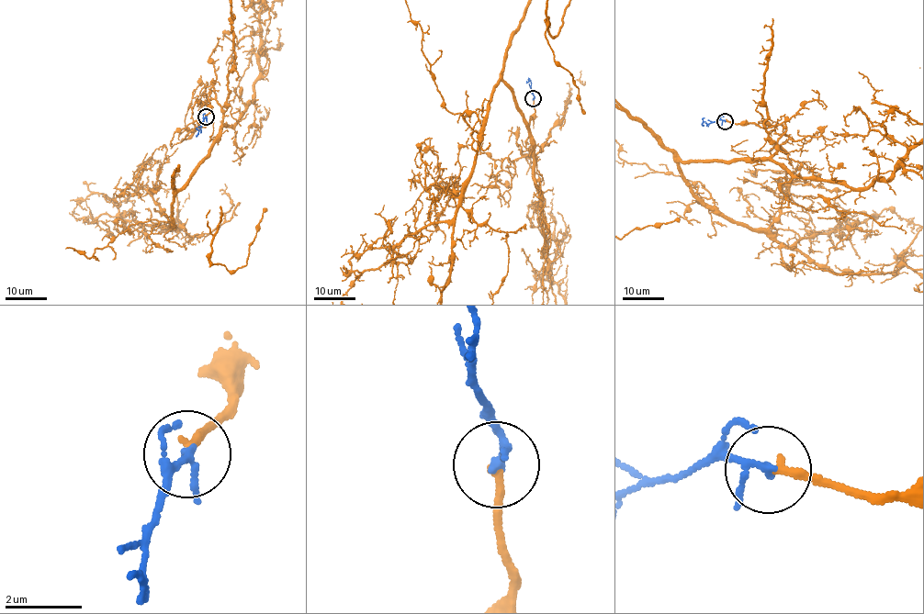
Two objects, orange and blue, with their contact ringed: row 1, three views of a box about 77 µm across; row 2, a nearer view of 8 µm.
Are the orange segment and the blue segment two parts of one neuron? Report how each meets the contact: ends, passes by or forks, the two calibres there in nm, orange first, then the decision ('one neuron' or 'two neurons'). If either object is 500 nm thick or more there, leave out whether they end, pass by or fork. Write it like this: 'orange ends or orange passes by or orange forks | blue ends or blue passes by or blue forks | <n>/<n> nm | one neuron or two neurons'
orange ends | blue passes by | 190/150 nm | one neuron

